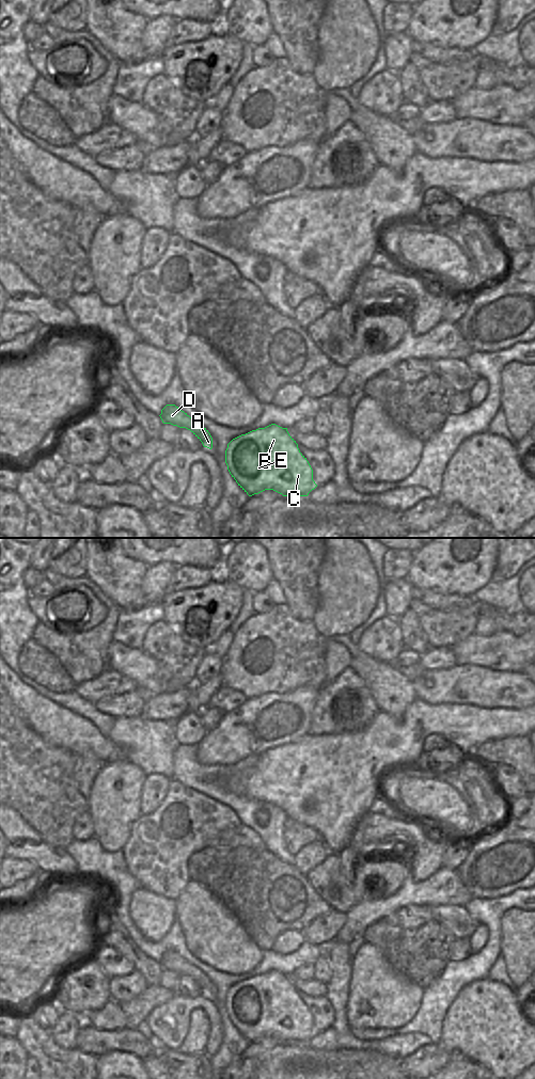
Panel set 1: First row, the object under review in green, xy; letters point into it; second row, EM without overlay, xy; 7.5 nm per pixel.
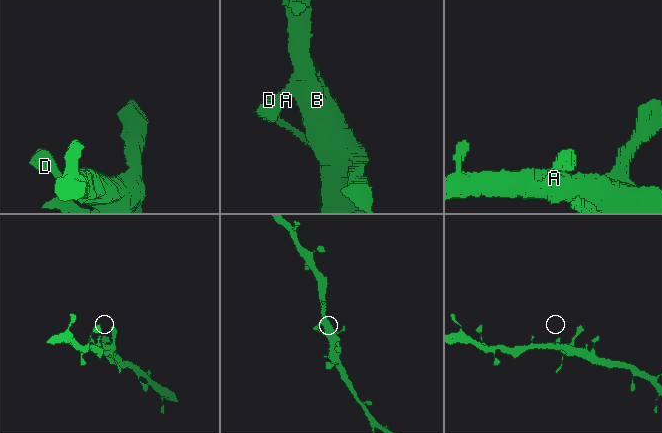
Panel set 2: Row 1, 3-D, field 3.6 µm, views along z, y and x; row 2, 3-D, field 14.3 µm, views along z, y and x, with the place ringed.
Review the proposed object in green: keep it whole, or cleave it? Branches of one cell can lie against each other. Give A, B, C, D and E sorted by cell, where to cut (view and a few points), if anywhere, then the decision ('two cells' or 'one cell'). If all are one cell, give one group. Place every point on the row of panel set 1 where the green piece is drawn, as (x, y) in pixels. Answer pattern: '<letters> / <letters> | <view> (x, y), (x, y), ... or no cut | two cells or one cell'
A B C D E | no cut | one cell

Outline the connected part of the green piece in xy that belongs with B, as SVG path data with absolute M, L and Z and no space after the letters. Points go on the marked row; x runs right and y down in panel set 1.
M276 424L233 439L225 450L225 463L232 477L249 496L265 490L273 490L283 496L308 496L317 487L313 480L313 470L306 458L300 453L298 444L289 435L287 428L282 428Z

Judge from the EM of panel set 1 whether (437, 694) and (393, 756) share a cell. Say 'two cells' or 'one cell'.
two cells

